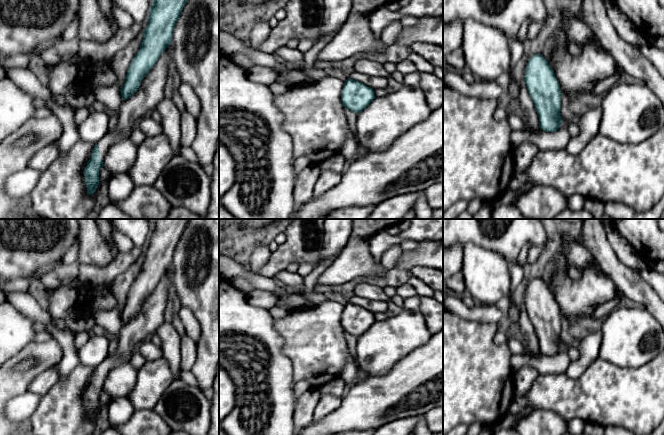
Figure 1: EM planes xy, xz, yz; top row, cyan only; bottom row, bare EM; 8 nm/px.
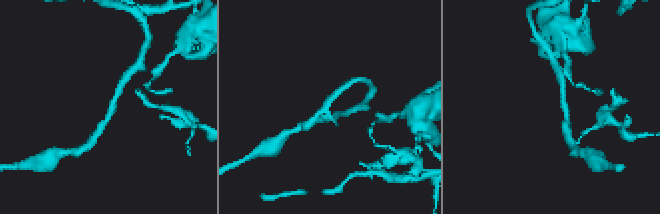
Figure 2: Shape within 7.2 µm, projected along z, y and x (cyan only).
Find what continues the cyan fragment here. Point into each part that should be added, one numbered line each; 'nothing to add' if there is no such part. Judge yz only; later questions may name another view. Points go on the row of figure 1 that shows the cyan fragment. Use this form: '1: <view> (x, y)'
1: yz (529, 114)

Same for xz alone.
1: xz (374, 82)

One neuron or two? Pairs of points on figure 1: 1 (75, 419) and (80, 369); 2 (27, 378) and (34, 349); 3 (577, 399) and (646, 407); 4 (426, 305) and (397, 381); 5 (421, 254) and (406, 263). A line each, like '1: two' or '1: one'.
1: one
2: one
3: one
4: two
5: one

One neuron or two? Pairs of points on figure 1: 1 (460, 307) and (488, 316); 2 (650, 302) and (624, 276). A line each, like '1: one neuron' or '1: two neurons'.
1: one neuron
2: one neuron

